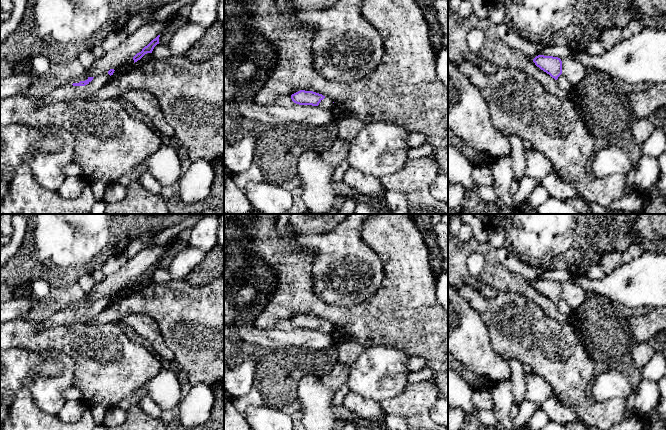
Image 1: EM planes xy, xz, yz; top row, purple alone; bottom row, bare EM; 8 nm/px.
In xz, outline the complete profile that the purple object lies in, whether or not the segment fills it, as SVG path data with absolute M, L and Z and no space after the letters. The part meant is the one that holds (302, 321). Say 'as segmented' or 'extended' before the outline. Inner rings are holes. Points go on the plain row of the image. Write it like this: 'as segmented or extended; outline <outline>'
extended; outline M300 314L292 318L291 323L294 327L299 329L319 330L324 333L334 333L335 330L331 321L325 321L313 315Z

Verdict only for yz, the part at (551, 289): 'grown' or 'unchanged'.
grown

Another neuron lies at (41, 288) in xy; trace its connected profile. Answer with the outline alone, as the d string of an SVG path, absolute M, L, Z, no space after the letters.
M38 279L34 281L30 286L31 286L32 292L39 299L45 299L49 297L50 291L53 288L51 284L44 279Z

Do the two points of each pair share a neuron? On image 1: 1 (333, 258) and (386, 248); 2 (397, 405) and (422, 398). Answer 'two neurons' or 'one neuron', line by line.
1: two neurons
2: one neuron

